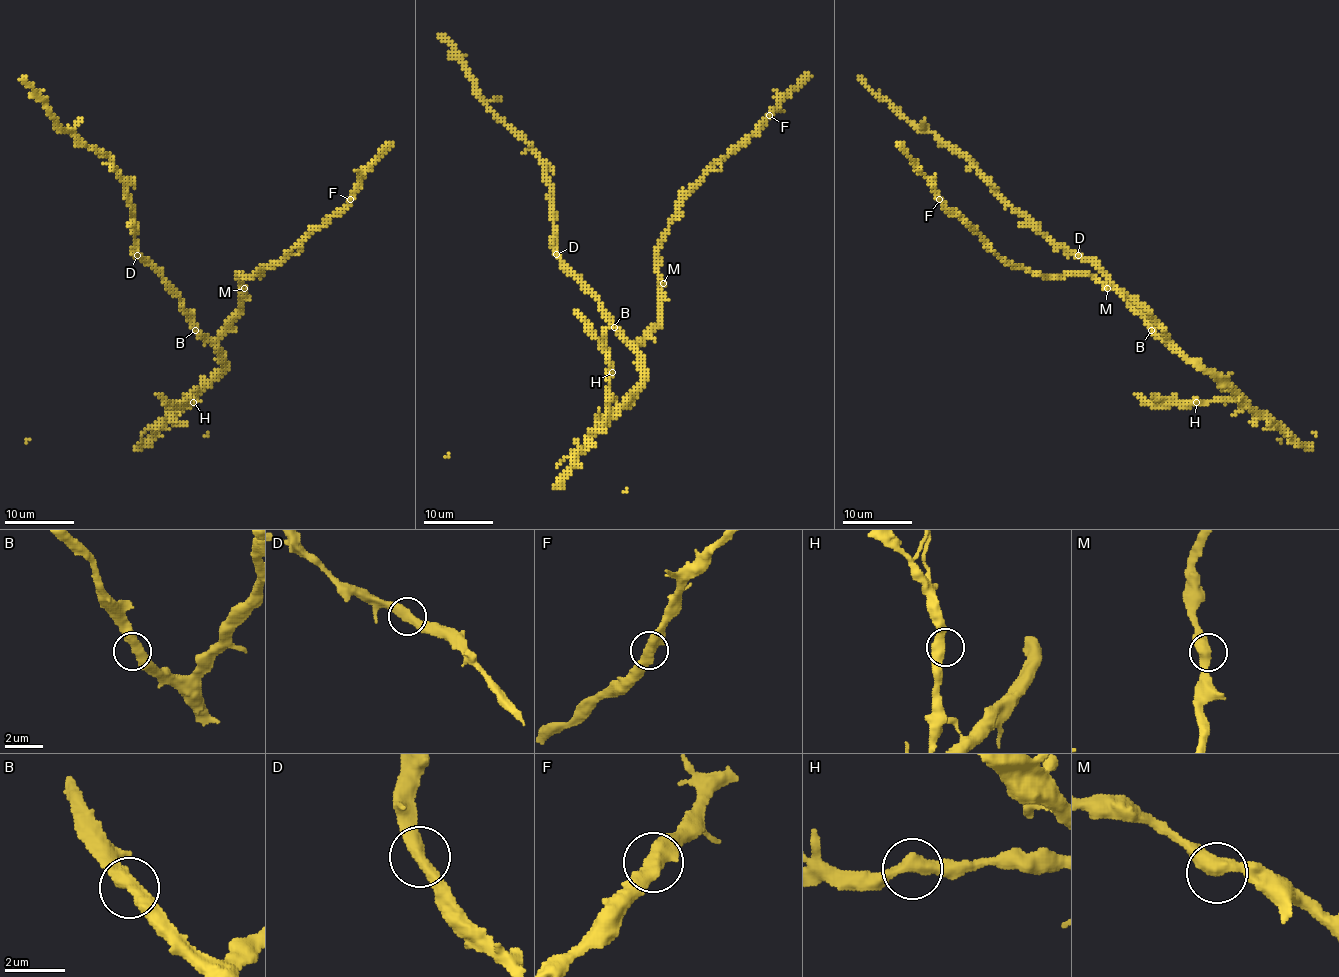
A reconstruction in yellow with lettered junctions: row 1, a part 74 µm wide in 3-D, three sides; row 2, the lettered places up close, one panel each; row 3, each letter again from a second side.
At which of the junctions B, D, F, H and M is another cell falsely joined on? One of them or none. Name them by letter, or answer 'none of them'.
none of them

